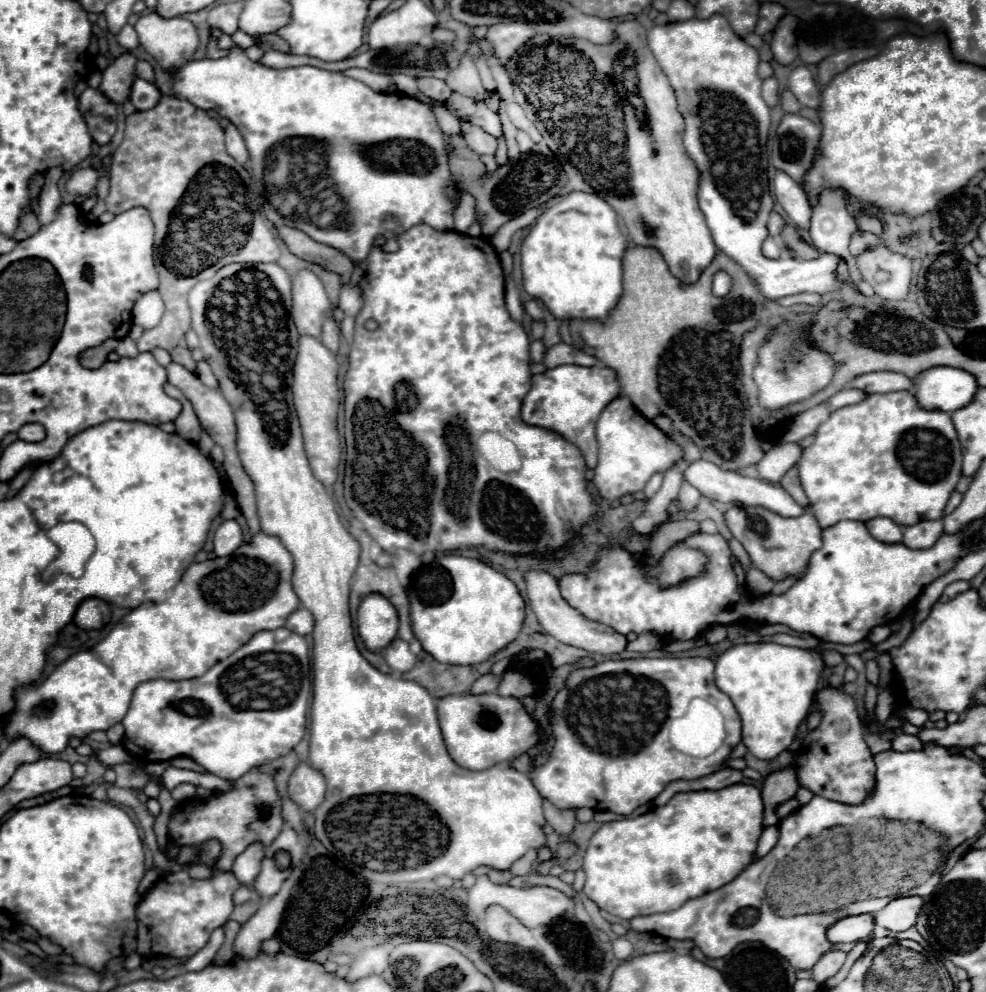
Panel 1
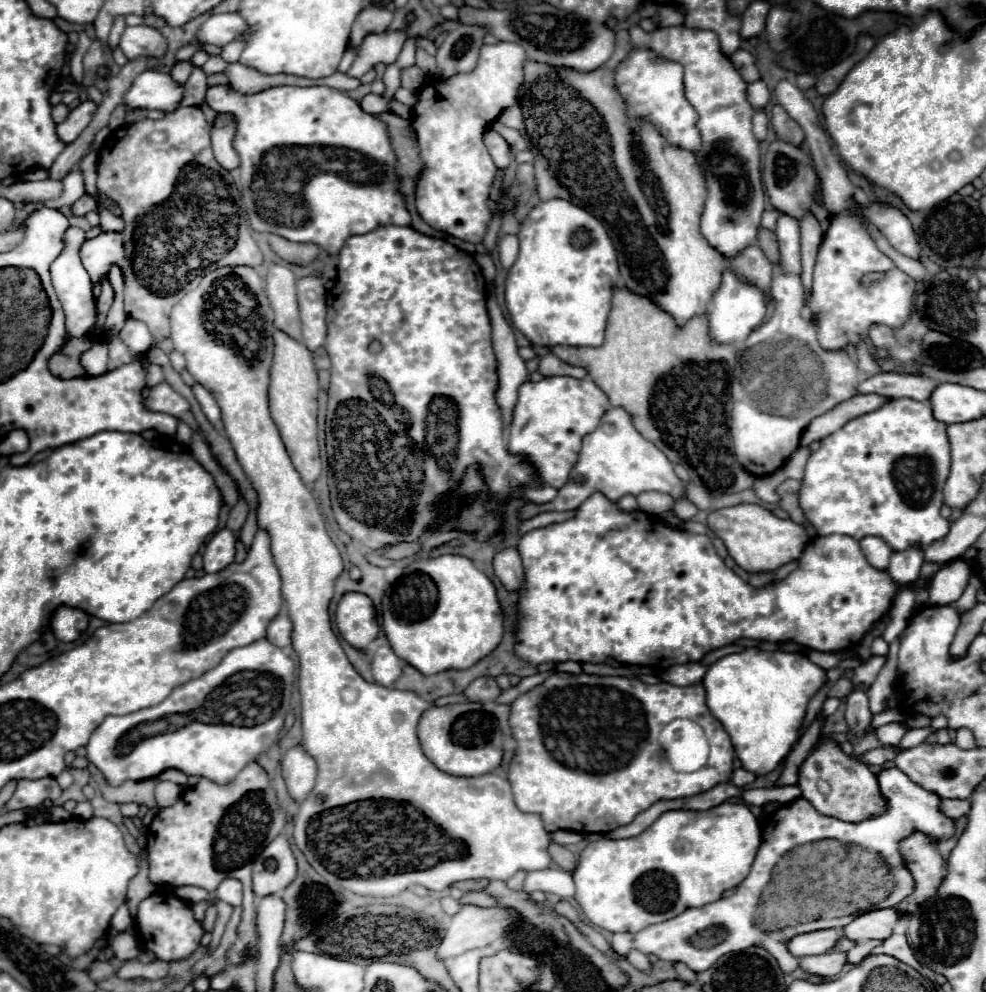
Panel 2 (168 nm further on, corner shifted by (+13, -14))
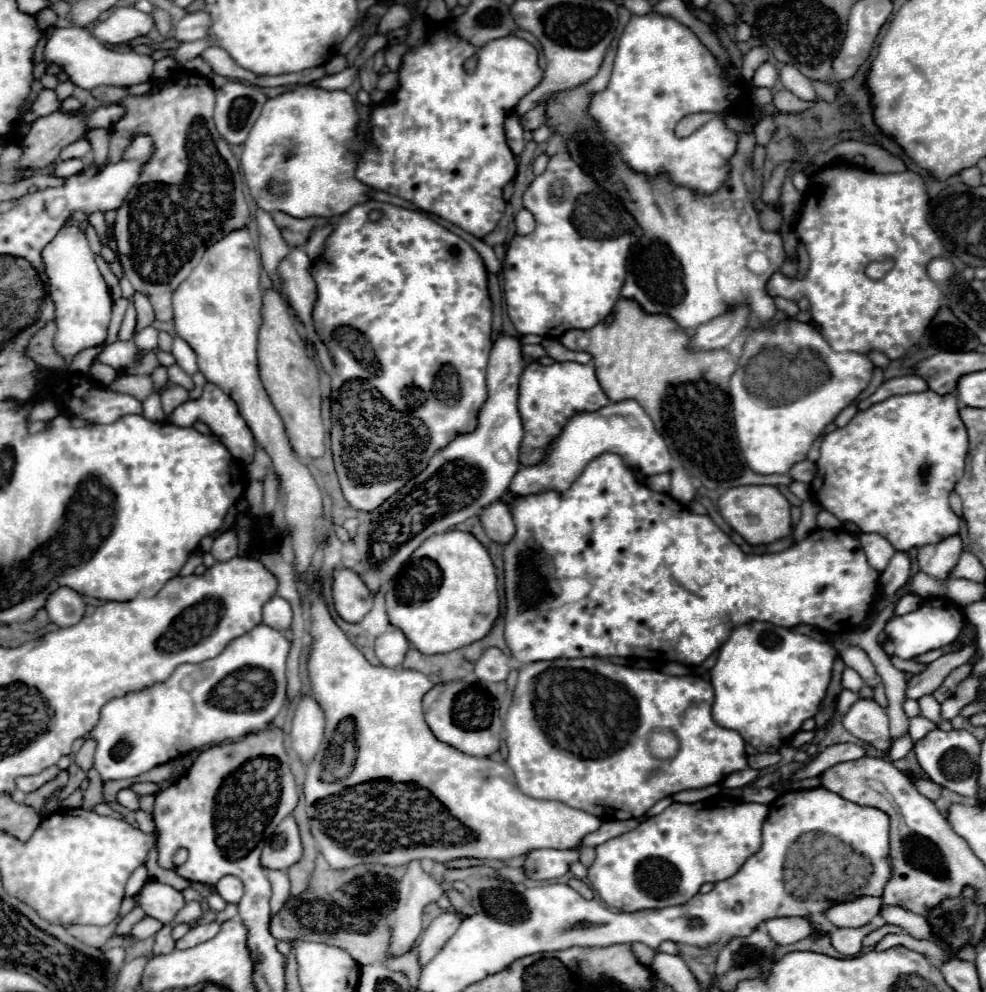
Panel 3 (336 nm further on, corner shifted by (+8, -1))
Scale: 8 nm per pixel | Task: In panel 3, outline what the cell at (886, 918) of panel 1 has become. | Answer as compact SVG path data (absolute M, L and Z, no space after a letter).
M856 897L852 901L832 905L824 917L836 927L862 927L878 917L880 907L880 897Z

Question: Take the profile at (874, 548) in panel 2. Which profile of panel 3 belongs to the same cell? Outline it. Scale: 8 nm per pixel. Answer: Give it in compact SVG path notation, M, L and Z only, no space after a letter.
M862 533L858 539L866 551L866 557L872 569L882 573L894 555L894 547L882 535L876 535L876 533Z

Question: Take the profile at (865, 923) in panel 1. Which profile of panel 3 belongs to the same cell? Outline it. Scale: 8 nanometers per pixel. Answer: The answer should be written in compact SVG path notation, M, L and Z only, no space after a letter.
M774 917L764 921L764 925L768 927L772 941L778 945L790 945L800 939L806 939L822 927L820 923L808 921L804 917Z

